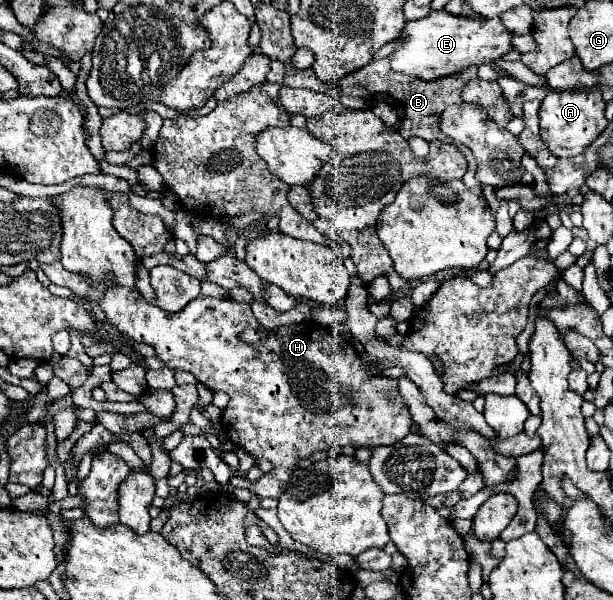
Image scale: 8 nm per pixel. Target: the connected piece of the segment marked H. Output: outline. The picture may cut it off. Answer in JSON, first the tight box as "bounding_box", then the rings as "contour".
{"bounding_box":[100,287,412,497],"contour":[[[110,287],[110,291],[104,293],[104,299],[102,299],[100,307],[102,307],[102,311],[106,313],[108,321],[114,323],[122,333],[130,335],[130,337],[132,337],[134,341],[138,341],[138,343],[148,343],[148,345],[152,345],[152,347],[156,349],[158,357],[166,363],[166,367],[190,371],[190,373],[192,373],[200,383],[204,383],[210,391],[224,391],[224,393],[230,395],[230,405],[228,405],[228,407],[224,409],[224,413],[222,413],[222,429],[226,431],[228,439],[230,439],[234,445],[246,449],[250,455],[254,455],[254,457],[266,457],[266,459],[272,463],[272,471],[270,471],[268,475],[262,475],[256,483],[250,483],[249,481],[246,481],[244,477],[233,476],[230,479],[230,483],[235,487],[250,489],[250,491],[258,493],[260,497],[280,497],[284,485],[288,483],[292,471],[296,469],[296,461],[298,461],[300,457],[308,457],[312,451],[328,451],[330,447],[344,447],[344,445],[352,445],[352,447],[368,447],[368,449],[370,449],[370,447],[378,447],[378,445],[396,443],[398,439],[402,439],[402,435],[408,435],[408,433],[410,433],[410,425],[412,425],[410,411],[408,411],[404,399],[402,399],[402,397],[398,395],[398,391],[396,391],[396,379],[388,379],[388,377],[372,377],[372,375],[364,373],[362,361],[360,361],[356,349],[352,347],[352,341],[342,339],[342,337],[340,337],[342,333],[334,331],[334,329],[328,327],[328,325],[320,325],[320,323],[316,323],[316,321],[304,321],[304,323],[298,323],[298,325],[276,327],[276,329],[270,331],[266,337],[262,337],[258,343],[246,345],[246,343],[240,343],[240,341],[238,341],[240,331],[246,329],[246,327],[258,329],[260,323],[258,323],[256,317],[252,315],[250,305],[238,303],[238,301],[232,301],[232,299],[202,299],[202,297],[198,297],[198,299],[194,299],[194,301],[190,301],[182,311],[170,313],[170,311],[164,311],[164,309],[160,309],[160,307],[154,307],[154,305],[146,303],[142,295],[130,295],[130,291],[122,291],[120,287]]]}

